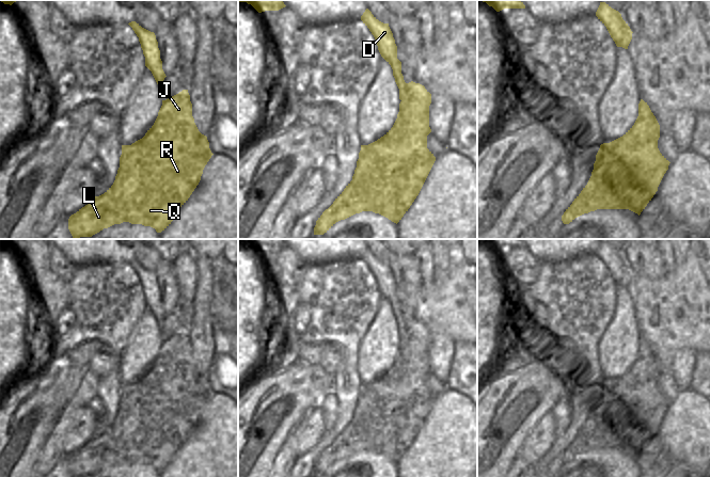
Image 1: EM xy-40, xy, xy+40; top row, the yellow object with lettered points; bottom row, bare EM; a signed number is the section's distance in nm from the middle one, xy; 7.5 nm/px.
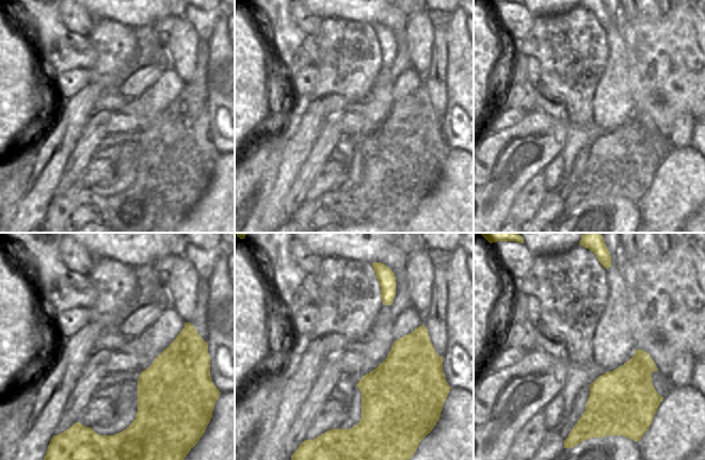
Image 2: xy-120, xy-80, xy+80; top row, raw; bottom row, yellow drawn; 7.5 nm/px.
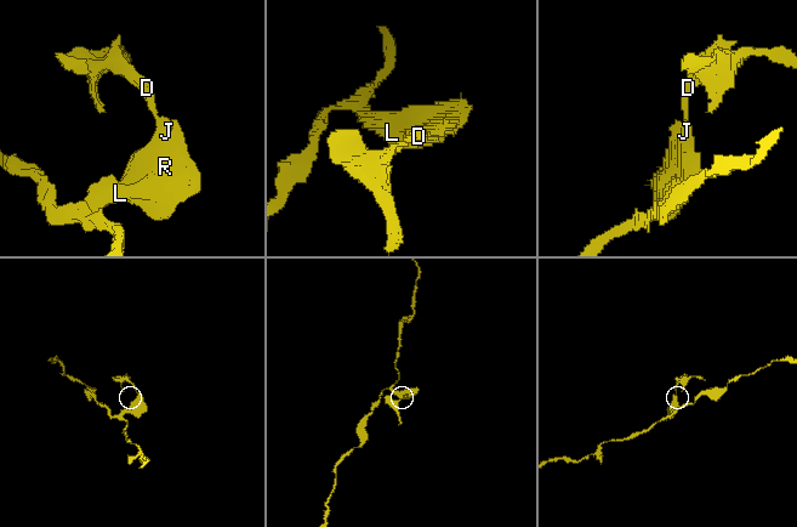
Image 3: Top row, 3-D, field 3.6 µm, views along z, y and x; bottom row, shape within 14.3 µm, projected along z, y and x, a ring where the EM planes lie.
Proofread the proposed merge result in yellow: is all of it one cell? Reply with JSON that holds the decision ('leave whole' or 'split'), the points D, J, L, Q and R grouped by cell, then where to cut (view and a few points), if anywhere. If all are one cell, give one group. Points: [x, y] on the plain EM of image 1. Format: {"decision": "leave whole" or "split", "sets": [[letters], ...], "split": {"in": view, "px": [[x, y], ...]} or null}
{"decision": "split", "sets": [["D"], ["J", "L", "Q", "R"]], "split": {"in": "xy", "px": [[406, 322], [409, 335], [401, 340]]}}

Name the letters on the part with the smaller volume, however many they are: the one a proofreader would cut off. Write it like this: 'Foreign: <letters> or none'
Foreign: D

